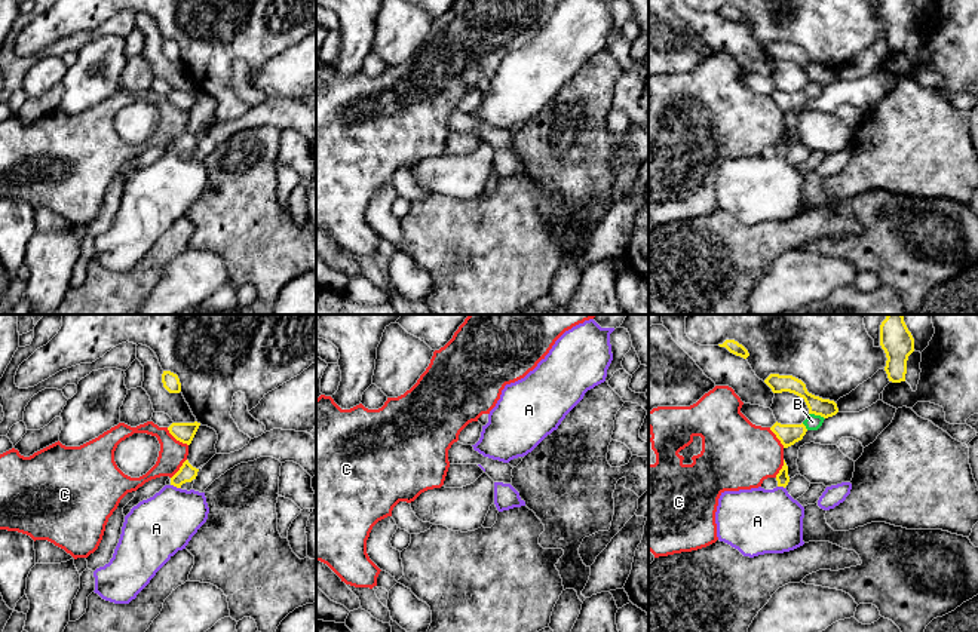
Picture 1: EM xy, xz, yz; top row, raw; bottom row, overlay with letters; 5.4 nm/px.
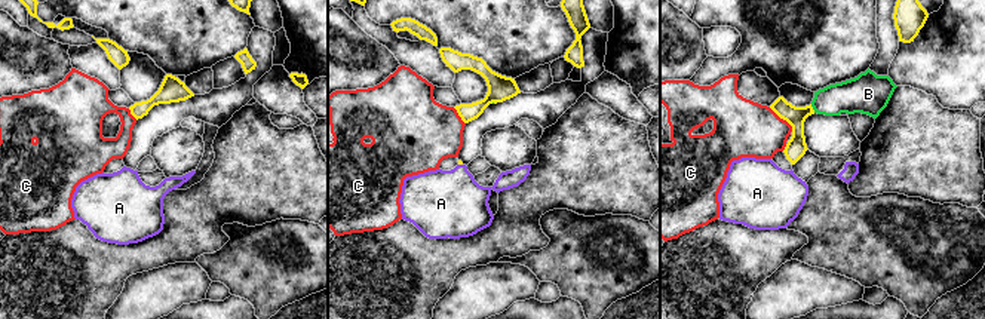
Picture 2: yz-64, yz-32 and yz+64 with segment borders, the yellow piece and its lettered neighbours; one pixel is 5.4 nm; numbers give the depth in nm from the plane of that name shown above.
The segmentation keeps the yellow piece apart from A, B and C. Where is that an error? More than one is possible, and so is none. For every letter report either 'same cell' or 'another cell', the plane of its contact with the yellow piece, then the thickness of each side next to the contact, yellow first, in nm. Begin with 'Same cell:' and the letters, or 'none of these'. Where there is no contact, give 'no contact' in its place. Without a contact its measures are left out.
Same cell: A
A: same cell; contact in xy; calibres 90 and 320 nm
B: another cell; contact in yz; calibres 100 and 90 nm
C: another cell; contact in xy; calibres 110 and 150 nm

